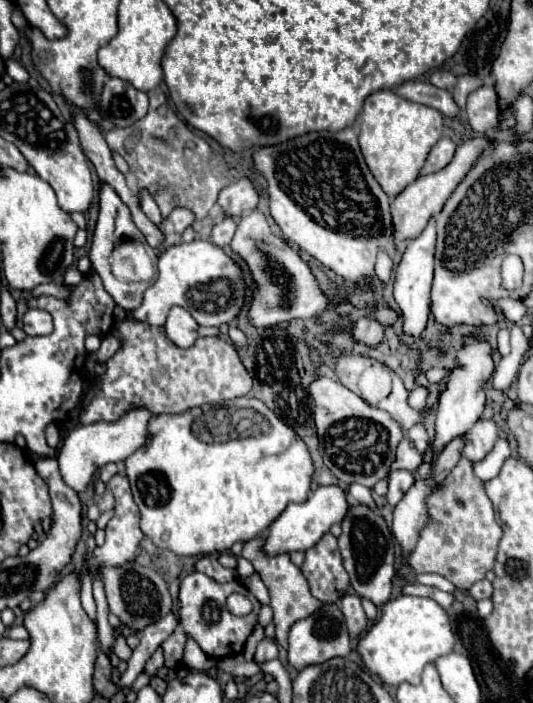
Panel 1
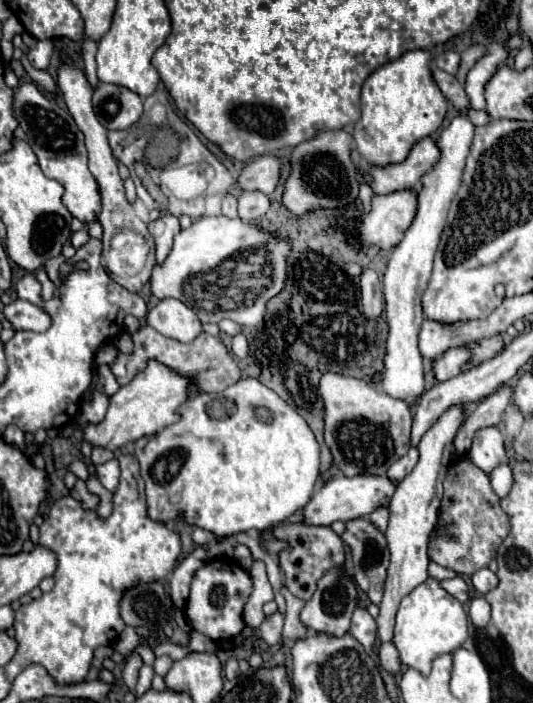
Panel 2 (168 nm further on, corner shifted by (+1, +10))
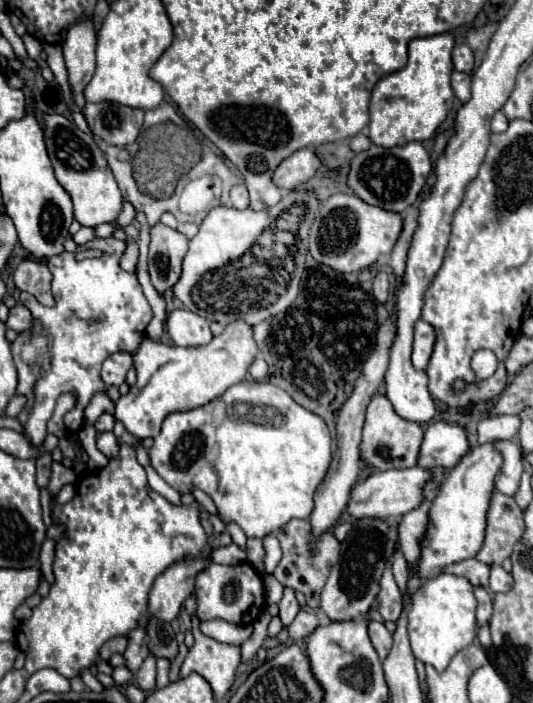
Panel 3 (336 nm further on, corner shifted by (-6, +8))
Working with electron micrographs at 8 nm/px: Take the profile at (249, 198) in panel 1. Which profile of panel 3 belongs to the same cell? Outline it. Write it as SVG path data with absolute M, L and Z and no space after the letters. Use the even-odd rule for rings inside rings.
M304 147L298 149L296 153L292 153L288 159L284 159L276 173L274 173L274 183L280 189L294 189L302 183L306 183L310 177L314 177L314 173L320 169L322 161L316 155L314 147Z

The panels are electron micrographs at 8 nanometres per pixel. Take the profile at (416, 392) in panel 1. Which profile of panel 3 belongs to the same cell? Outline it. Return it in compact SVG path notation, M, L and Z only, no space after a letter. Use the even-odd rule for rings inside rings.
M378 393L372 397L372 403L366 409L366 423L362 431L362 445L360 445L362 459L368 459L368 463L372 463L372 467L376 467L378 471L414 467L418 463L422 439L424 439L424 431L418 423L400 419L392 403L384 395Z

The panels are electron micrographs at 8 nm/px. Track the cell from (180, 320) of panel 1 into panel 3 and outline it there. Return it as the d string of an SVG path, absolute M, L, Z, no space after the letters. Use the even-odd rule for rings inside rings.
M188 309L172 311L166 319L166 331L180 347L200 347L212 341L208 321Z

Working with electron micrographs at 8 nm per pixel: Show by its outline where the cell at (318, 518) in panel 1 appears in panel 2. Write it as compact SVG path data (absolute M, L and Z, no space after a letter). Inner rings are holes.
M355 475L355 477L333 477L325 481L311 501L301 509L303 523L305 525L331 525L333 521L349 521L357 517L369 515L375 507L387 505L391 495L395 491L395 485L387 477L369 477L369 475Z

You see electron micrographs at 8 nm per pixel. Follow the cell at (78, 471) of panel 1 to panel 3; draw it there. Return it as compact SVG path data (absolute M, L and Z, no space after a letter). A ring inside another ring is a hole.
M244 321L228 323L224 331L204 347L178 347L146 337L134 355L136 385L126 397L118 399L116 419L122 421L126 431L136 439L156 437L168 413L202 407L220 397L234 383L240 383L256 353L258 343L254 341L252 327Z

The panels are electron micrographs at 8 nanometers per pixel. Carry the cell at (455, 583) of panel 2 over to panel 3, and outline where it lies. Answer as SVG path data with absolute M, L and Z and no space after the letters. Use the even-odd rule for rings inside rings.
M476 587L476 599L478 599L478 625L488 625L492 617L492 597L484 587Z

